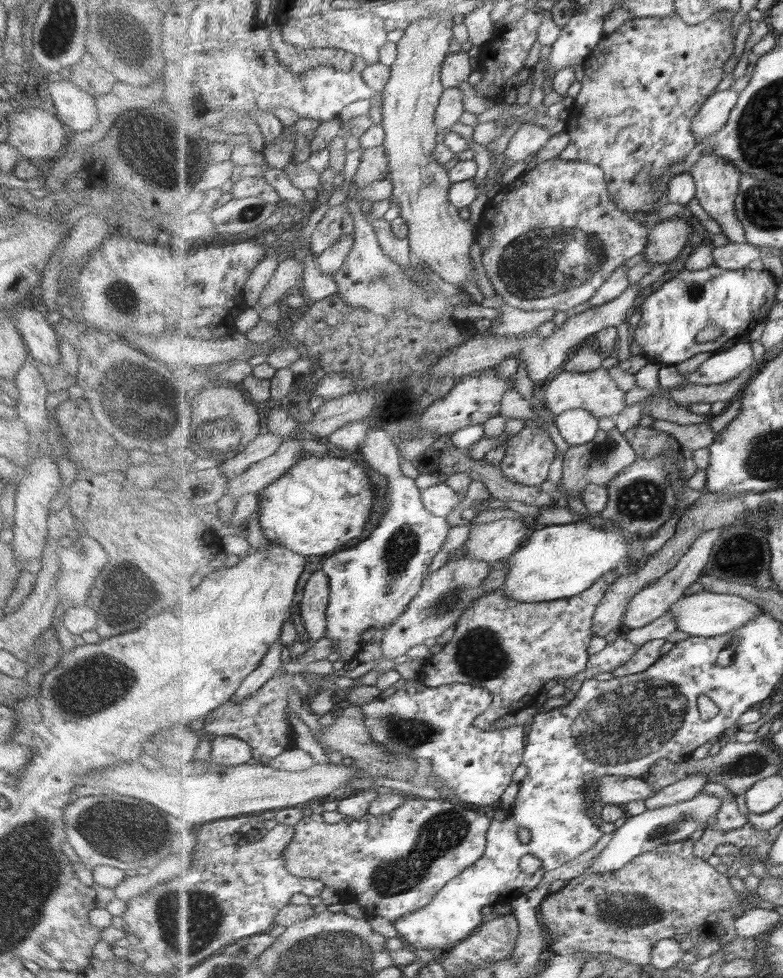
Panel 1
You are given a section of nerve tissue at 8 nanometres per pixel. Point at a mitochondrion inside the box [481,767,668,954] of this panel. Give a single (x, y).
(629, 911)

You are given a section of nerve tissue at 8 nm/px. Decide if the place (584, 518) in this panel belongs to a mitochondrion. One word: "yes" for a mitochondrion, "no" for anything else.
no

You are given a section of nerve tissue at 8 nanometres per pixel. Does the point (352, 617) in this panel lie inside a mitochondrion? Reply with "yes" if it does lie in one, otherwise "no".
no

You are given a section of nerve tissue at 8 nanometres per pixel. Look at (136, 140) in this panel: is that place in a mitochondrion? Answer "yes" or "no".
yes

